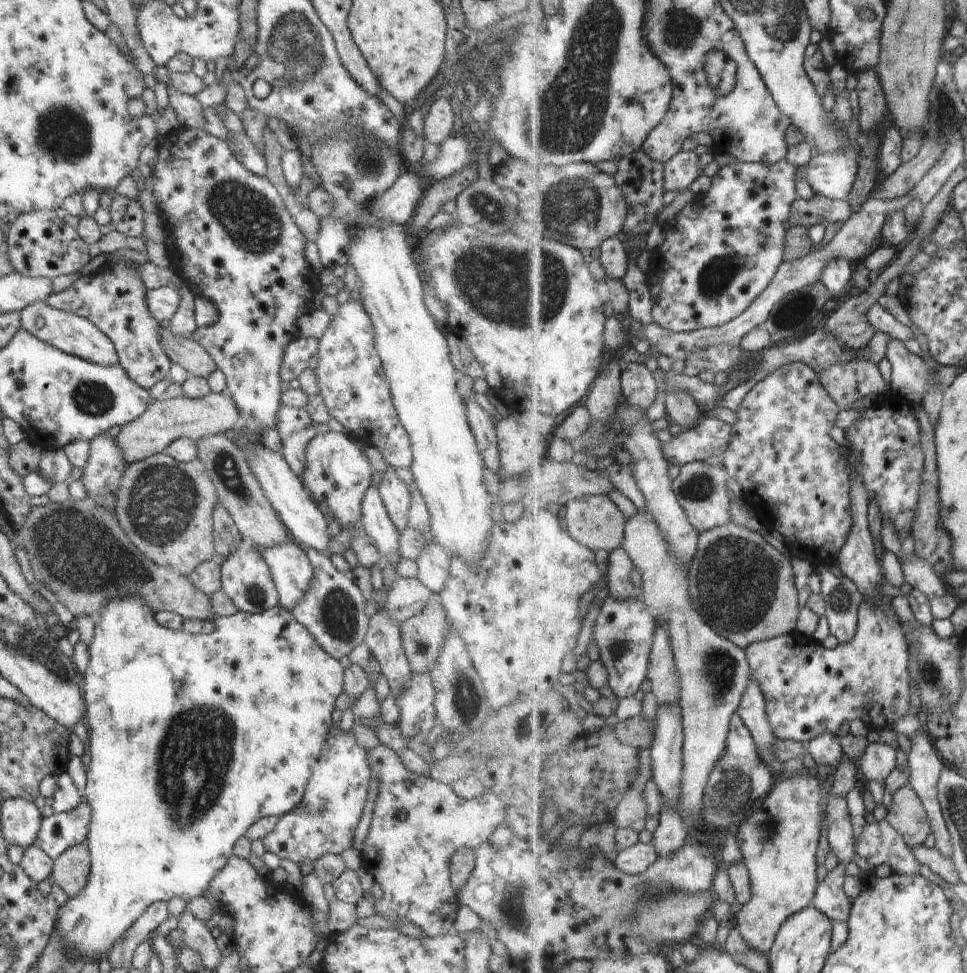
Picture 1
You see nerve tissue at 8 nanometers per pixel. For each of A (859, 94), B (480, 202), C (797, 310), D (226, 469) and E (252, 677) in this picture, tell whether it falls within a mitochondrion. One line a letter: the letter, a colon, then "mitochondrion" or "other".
A: other
B: mitochondrion
C: mitochondrion
D: mitochondrion
E: other

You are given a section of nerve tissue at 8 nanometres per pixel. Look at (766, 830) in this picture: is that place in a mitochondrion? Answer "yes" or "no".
yes

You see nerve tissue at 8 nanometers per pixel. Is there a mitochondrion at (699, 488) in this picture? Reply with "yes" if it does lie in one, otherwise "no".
yes

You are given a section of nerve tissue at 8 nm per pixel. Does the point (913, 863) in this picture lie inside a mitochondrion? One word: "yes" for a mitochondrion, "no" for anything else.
no

